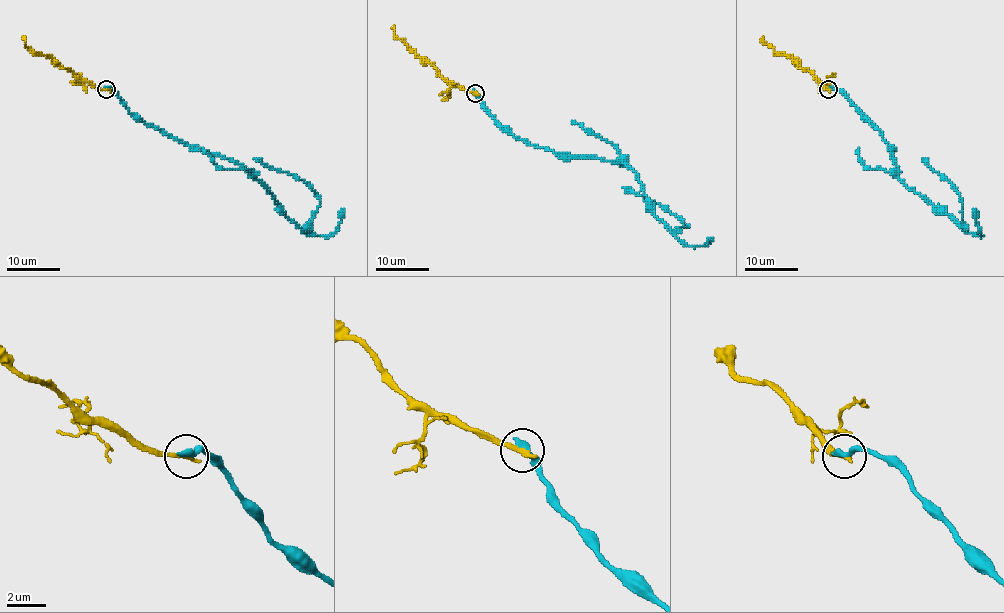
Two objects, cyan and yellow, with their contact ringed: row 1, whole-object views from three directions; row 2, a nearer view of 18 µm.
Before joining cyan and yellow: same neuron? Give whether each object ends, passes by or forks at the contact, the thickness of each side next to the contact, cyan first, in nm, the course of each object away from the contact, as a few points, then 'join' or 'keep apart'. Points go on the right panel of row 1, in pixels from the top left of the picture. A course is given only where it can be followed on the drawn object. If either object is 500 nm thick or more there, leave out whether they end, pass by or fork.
cyan ends; yellow ends; calibres 400 and 280 nm; course cyan (829, 89), (838, 89), (882, 134), (890, 146), (898, 176), (964, 228), (962, 198), (958, 190), (923, 159); course yellow (829, 89), (791, 57), (764, 42), (764, 35); keep apart

